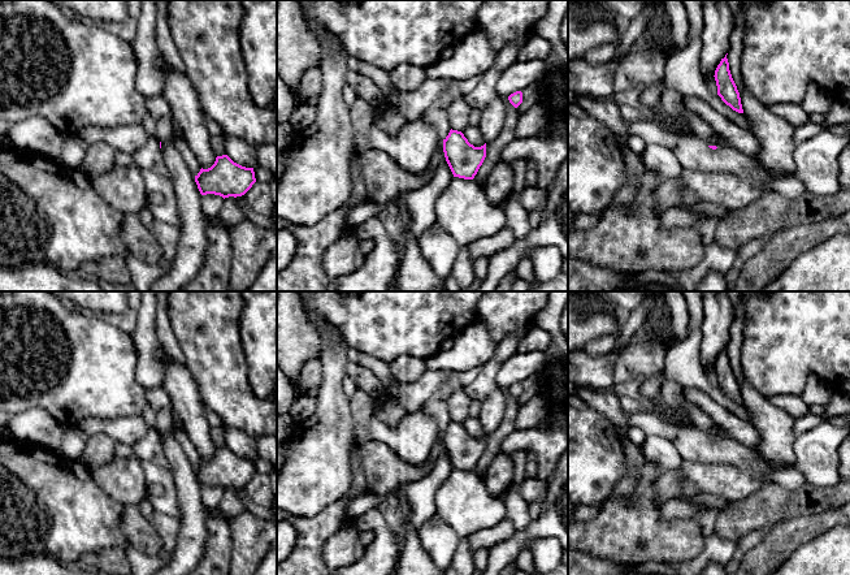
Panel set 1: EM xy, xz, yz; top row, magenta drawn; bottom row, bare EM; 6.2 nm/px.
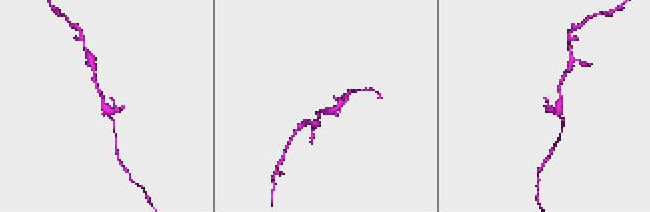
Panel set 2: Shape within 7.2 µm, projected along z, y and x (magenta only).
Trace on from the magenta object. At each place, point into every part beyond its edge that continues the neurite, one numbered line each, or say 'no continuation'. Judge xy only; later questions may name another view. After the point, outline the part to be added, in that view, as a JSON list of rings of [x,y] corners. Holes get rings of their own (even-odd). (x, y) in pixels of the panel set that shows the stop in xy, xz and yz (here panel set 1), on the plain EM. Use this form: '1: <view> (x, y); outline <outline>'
no continuation

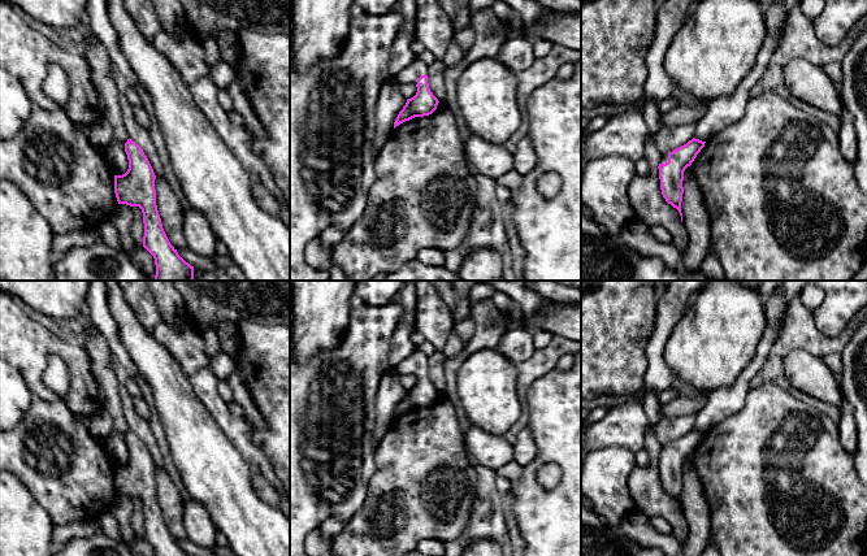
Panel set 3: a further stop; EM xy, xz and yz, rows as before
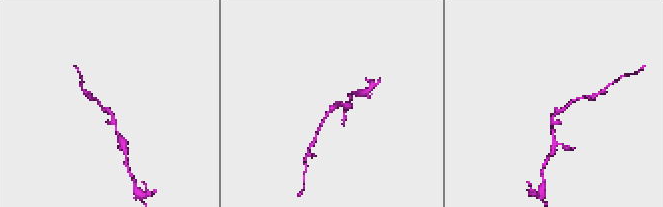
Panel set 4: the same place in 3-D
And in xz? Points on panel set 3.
1: xz (417, 359); outline [[[416,349],[409,357],[400,362],[395,369],[402,375],[417,375],[417,370],[421,366],[428,366],[429,357],[421,351]]]

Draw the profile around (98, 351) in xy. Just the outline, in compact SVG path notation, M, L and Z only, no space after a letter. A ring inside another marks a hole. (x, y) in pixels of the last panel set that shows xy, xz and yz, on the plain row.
M84 323L83 348L86 351L90 369L96 381L97 399L113 418L113 431L108 440L103 443L108 456L116 466L122 466L129 460L127 446L123 440L129 427L122 412L122 399L120 395L120 382L116 377L114 368L110 364L112 351L105 338L97 331L91 335Z

